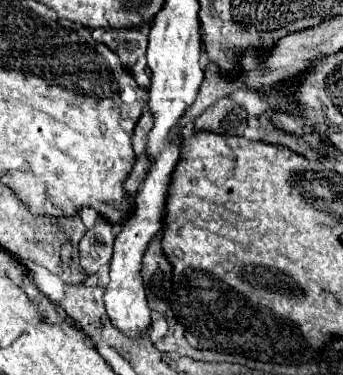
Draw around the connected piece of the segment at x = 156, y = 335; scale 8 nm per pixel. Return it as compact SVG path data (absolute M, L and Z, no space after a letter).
M164 317L152 321L152 325L150 325L150 339L152 339L152 343L162 339L166 335L166 331L168 331L168 323L166 323Z

